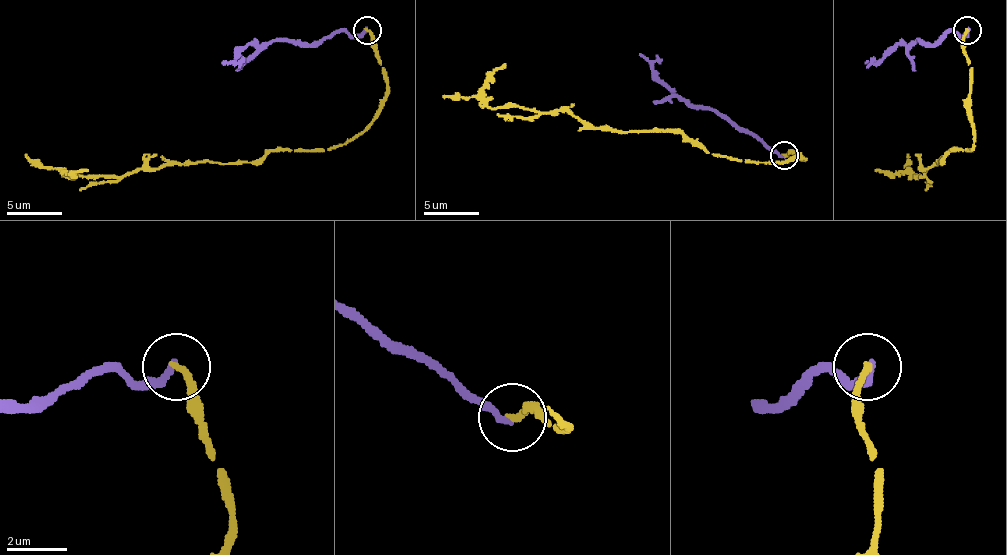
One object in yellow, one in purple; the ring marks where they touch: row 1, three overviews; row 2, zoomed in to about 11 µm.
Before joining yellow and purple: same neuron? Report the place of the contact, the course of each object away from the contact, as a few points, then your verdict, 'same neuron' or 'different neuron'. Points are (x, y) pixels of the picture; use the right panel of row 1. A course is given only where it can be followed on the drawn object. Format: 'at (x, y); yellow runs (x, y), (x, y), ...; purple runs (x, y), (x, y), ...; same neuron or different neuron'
at (967, 30); yellow runs (967, 29), (973, 149), (953, 149), (940, 163), (923, 168), (923, 177), (909, 168), (906, 155); purple runs (967, 29), (965, 35), (948, 32), (926, 43), (920, 40), (898, 43), (878, 60), (864, 62); different neuron

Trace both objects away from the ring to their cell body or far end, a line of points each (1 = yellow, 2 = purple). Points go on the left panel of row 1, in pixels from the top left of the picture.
1: (366, 29), (385, 102), (344, 143), (121, 177), (65, 177), (26, 155)
2: (366, 29), (355, 35), (335, 32), (302, 43), (274, 40), (249, 43), (235, 60), (221, 62)

